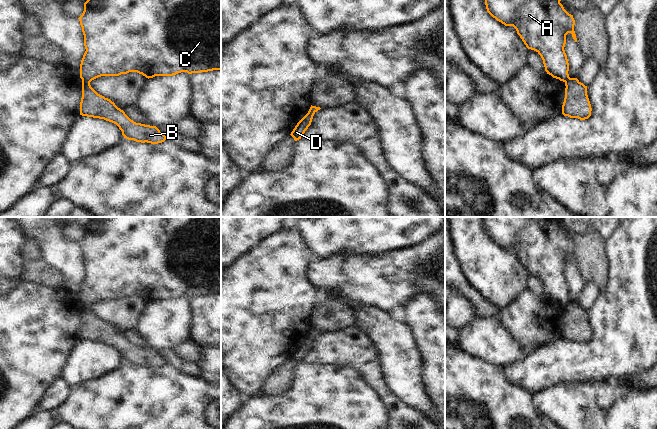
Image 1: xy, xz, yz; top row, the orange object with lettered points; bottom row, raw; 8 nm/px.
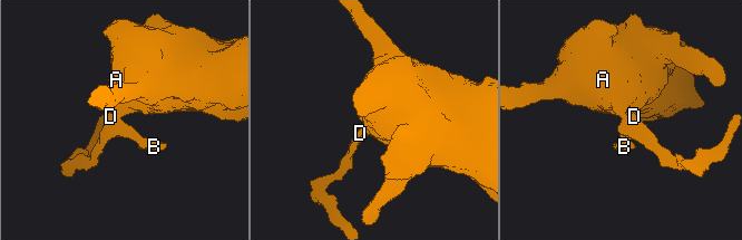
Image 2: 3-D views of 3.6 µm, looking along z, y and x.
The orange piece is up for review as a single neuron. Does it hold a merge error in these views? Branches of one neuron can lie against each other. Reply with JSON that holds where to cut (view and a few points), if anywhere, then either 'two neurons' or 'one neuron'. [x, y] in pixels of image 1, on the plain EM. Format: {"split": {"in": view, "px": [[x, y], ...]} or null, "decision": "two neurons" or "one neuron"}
{"split": {"in": "xy", "px": [[82, 304], [89, 307]]}, "decision": "two neurons"}

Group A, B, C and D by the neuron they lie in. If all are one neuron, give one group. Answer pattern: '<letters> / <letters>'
A C / B D

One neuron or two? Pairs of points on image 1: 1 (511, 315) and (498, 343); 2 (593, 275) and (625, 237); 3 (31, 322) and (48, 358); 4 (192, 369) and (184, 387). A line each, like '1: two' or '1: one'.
1: two
2: two
3: one
4: two

